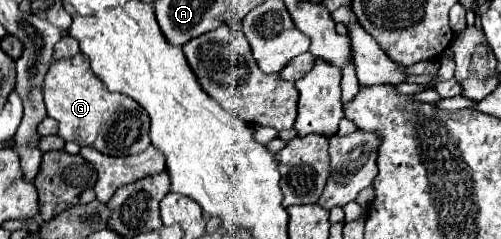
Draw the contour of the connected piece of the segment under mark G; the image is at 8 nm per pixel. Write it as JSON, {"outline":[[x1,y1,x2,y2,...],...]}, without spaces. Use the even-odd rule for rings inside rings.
{"outline":[[81,51,51,65,43,95,47,115,59,121,59,135,65,141,75,141,81,147,95,147,107,155,139,155,151,145,147,111,143,111,135,99,109,91,95,77,89,59]]}

